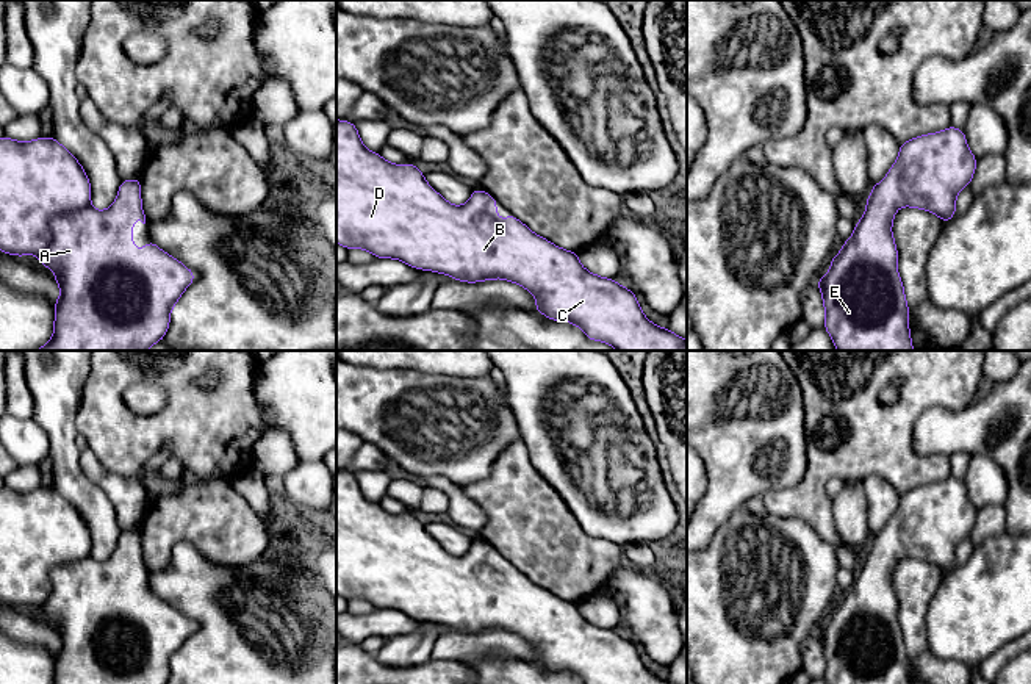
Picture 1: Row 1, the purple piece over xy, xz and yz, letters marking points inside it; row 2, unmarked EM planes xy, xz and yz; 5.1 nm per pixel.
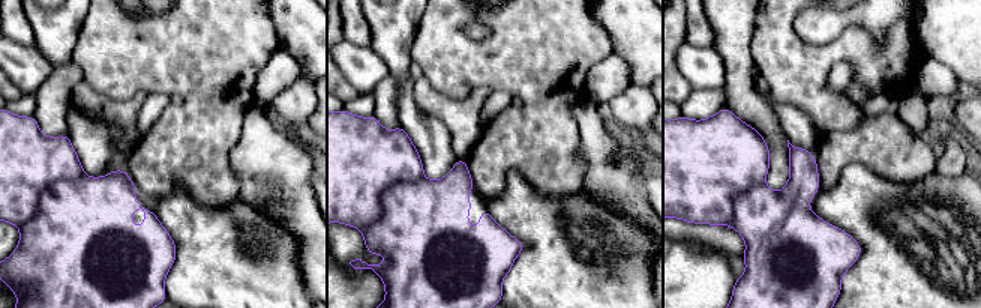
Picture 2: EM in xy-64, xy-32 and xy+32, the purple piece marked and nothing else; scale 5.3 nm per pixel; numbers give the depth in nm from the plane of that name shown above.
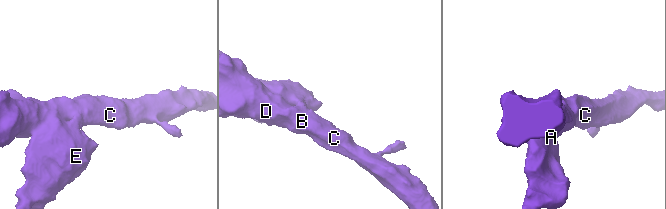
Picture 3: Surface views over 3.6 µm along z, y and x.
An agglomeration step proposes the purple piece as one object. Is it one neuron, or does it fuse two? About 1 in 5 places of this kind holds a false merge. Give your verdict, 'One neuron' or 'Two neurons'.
One neuron

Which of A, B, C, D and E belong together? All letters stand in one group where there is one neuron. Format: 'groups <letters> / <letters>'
groups A B C D E

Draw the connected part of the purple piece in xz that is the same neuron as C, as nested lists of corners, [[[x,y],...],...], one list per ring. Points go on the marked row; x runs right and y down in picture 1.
[[[336,119],[336,243],[347,250],[365,249],[457,282],[508,280],[533,294],[535,311],[574,324],[588,340],[616,351],[687,351],[682,337],[645,316],[632,290],[587,271],[577,252],[538,236],[512,213],[502,221],[496,211],[496,199],[482,188],[465,205],[449,203],[413,163],[383,160],[363,146],[354,122]]]

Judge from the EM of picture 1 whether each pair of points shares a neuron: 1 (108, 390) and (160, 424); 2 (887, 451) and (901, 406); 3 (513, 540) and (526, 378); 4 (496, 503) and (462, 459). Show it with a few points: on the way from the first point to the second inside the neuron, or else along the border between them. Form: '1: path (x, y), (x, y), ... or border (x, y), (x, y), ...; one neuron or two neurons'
1: path (114, 406), (133, 424), (144, 424); one neuron
2: path (887, 440), (887, 429), (900, 417); one neuron
3: border (520, 437), (532, 467), (538, 473); two neurons
4: border (501, 451), (492, 470), (482, 479), (459, 487); two neurons

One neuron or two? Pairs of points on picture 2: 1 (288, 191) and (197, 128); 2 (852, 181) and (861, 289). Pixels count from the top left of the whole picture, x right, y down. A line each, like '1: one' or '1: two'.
1: two
2: one

